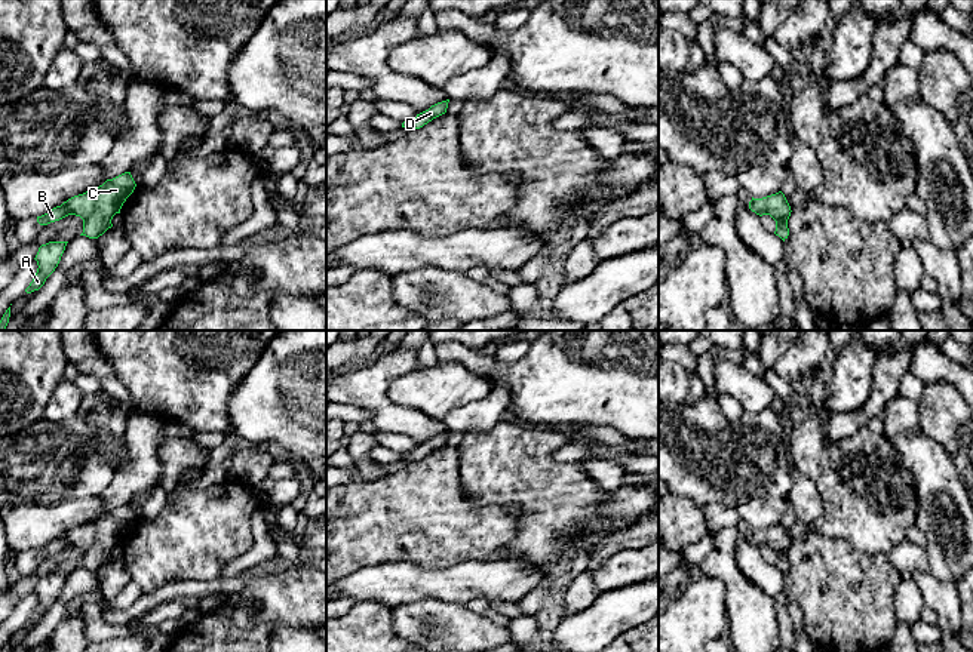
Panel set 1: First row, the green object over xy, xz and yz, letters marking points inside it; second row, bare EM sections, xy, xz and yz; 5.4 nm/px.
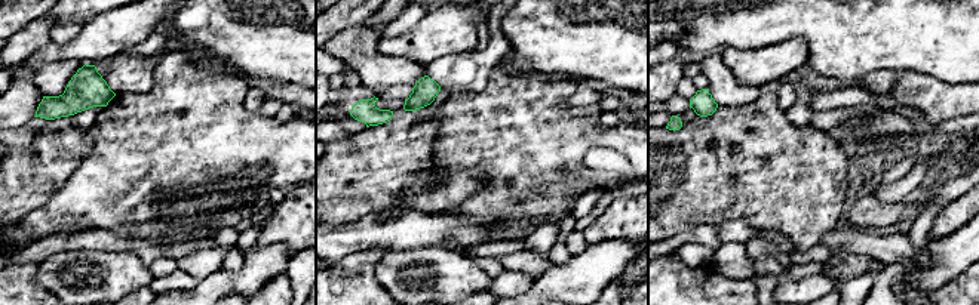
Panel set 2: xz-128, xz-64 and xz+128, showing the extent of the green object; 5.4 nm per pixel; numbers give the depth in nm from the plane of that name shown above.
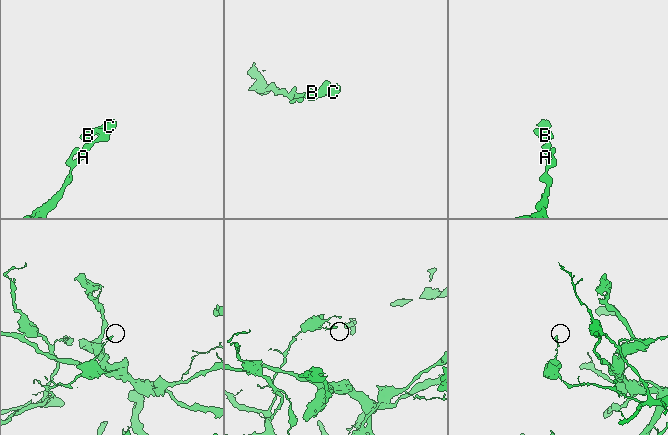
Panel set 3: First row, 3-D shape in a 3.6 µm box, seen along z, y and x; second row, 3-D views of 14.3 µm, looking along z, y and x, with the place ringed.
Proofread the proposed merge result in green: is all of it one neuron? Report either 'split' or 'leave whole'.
leave whole

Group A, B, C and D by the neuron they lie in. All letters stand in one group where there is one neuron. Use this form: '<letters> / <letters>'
A B C D

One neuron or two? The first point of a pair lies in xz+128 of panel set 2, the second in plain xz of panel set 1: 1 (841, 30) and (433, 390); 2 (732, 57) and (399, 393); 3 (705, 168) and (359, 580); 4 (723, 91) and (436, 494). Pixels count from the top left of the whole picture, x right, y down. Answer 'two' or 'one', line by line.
1: two
2: one
3: two
4: two

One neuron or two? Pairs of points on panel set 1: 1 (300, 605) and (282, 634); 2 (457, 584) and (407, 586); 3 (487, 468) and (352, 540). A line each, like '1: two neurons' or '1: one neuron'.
1: two neurons
2: one neuron
3: two neurons

